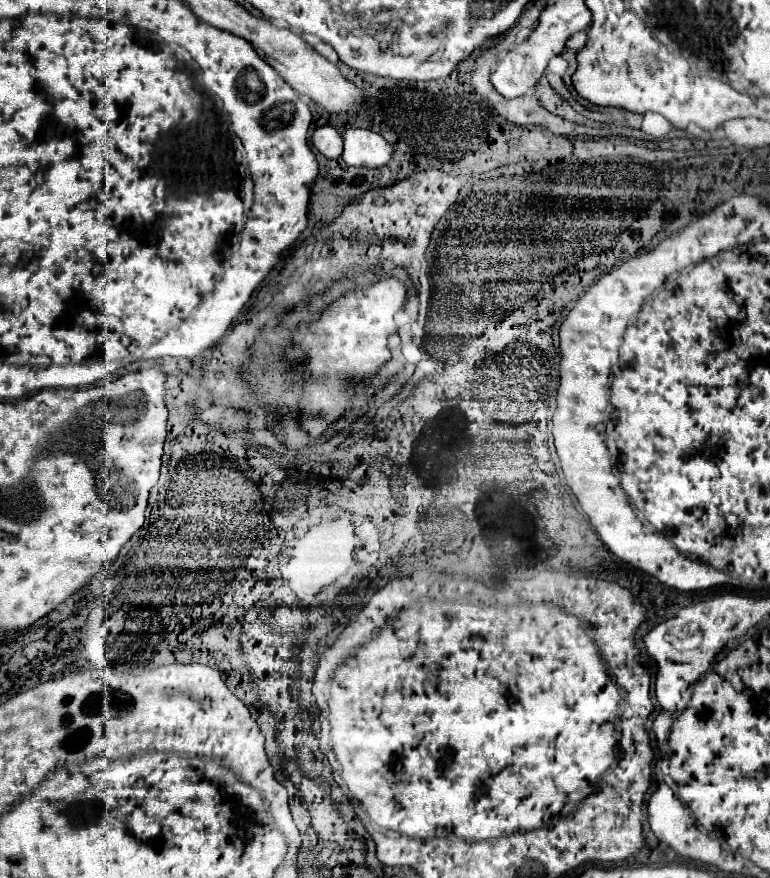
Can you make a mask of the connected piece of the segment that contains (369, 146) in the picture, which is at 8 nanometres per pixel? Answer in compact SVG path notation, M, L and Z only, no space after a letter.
M346 130L344 138L344 152L342 160L348 166L356 168L380 168L386 166L394 158L394 146L386 142L380 134L372 130Z

